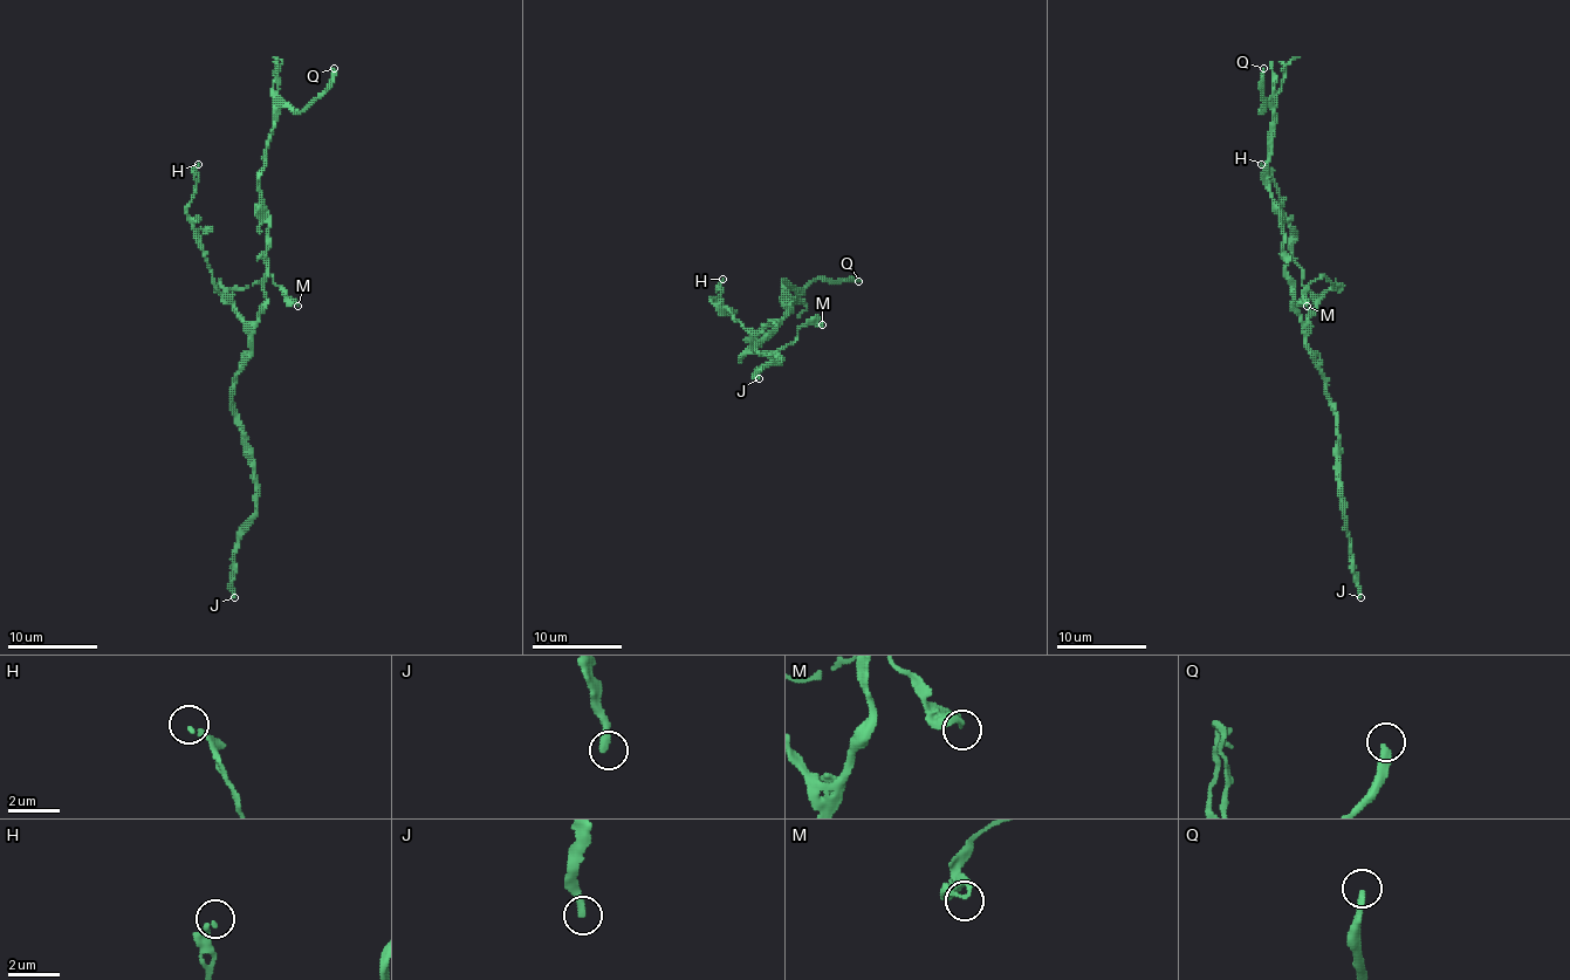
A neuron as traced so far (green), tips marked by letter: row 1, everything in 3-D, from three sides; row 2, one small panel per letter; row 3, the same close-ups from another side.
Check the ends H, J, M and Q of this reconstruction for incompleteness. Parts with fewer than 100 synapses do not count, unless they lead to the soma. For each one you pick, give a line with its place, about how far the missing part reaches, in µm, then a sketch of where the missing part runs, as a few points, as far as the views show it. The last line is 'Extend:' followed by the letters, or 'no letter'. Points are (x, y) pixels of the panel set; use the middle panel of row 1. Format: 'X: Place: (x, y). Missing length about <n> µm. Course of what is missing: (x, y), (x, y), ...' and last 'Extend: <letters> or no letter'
Q: Place: (858, 281). Missing length about 35 µm. Course of what is missing: (858, 281), (858, 262), (883, 230), (897, 223), (879, 211), (854, 211), (841, 201), (831, 201), (802, 233)
Extend: Q

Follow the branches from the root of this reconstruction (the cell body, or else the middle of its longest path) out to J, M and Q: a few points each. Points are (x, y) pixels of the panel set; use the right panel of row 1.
J: (1302, 320), (1307, 349), (1324, 378), (1327, 396), (1336, 417), (1342, 516), (1361, 597)
M: (1302, 320), (1307, 322), (1315, 303), (1334, 288), (1324, 276), (1309, 286), (1304, 295), (1307, 306)
Q: (1302, 320), (1286, 269), (1281, 213), (1268, 179), (1273, 111), (1268, 107), (1261, 111), (1263, 68)

